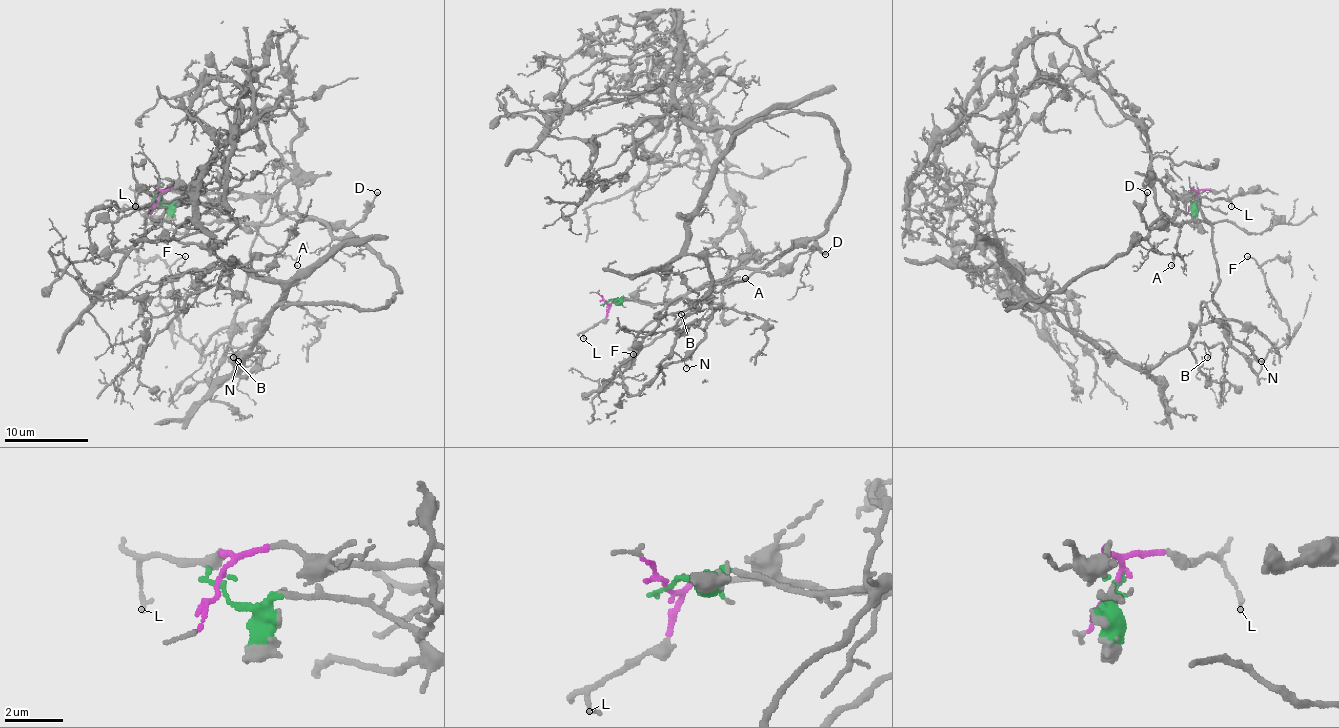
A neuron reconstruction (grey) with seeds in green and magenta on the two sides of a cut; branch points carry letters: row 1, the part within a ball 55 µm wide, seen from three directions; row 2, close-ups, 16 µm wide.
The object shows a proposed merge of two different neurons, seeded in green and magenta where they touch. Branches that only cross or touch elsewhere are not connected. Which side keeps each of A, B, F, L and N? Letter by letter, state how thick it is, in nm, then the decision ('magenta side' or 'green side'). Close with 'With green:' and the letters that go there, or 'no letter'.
A: 60 nm thick; green side
B: 110 nm thick; green side
F: 120 nm thick; green side
L: 130 nm thick; magenta side
N: 100 nm thick; magenta side
With green: A, B, F

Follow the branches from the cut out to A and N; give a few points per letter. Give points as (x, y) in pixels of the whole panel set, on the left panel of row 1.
A: (159, 200), (163, 204), (203, 204), (222, 219), (249, 223), (298, 265)
N: (159, 198), (169, 187), (270, 198), (258, 225), (247, 299), (232, 318), (224, 351), (239, 362)

